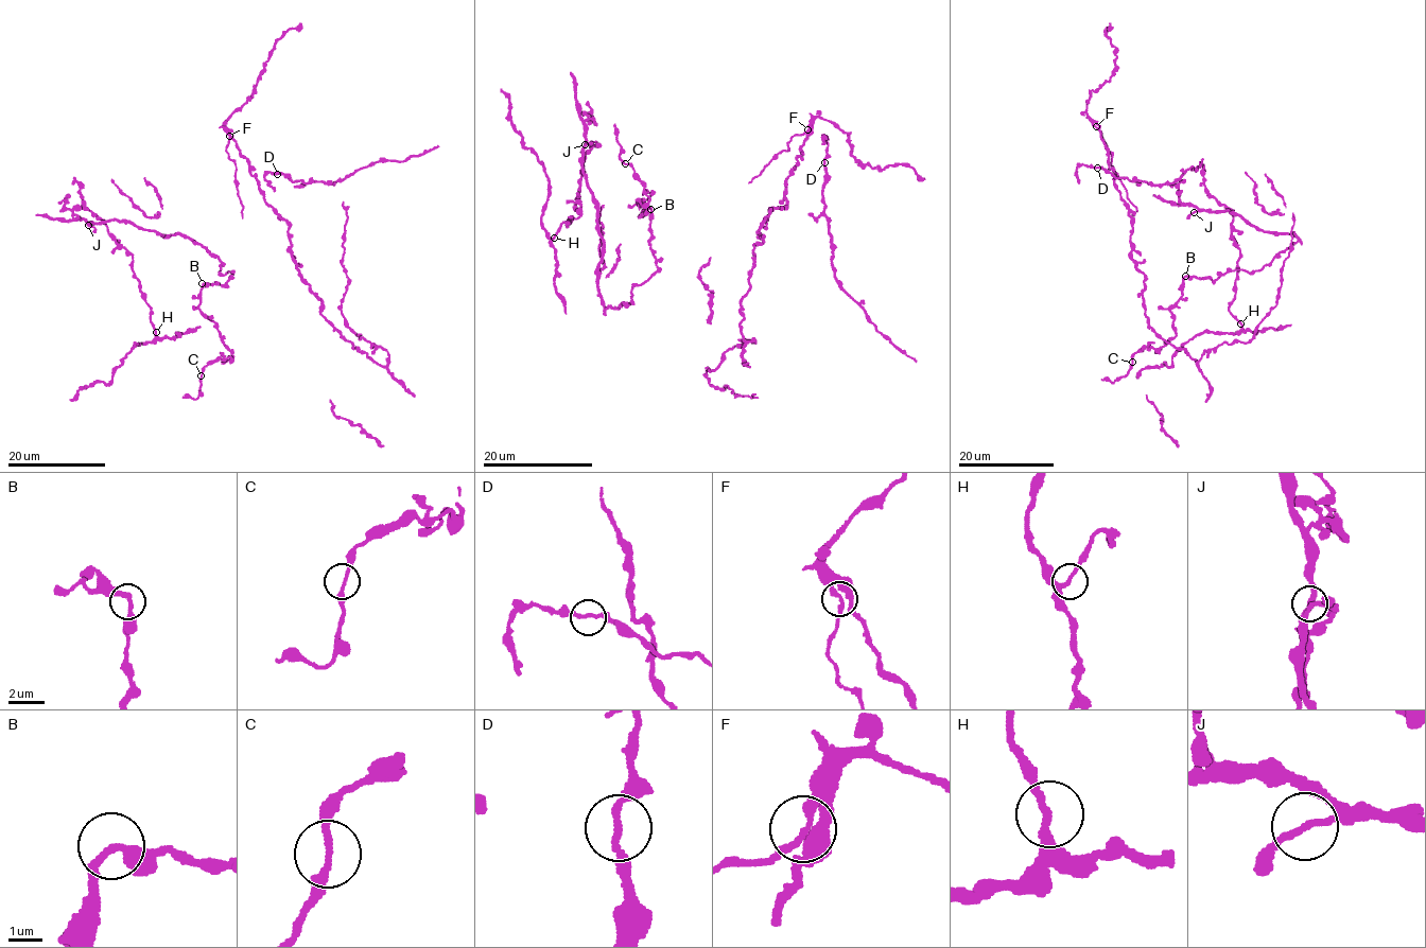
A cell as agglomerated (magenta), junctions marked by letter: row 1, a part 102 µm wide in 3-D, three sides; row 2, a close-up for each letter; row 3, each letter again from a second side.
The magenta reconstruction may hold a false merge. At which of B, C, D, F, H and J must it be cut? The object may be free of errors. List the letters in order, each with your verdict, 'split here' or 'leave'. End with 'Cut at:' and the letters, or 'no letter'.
B: leave
C: leave
D: leave
F: split here
H: leave
J: leave
Cut at: F

